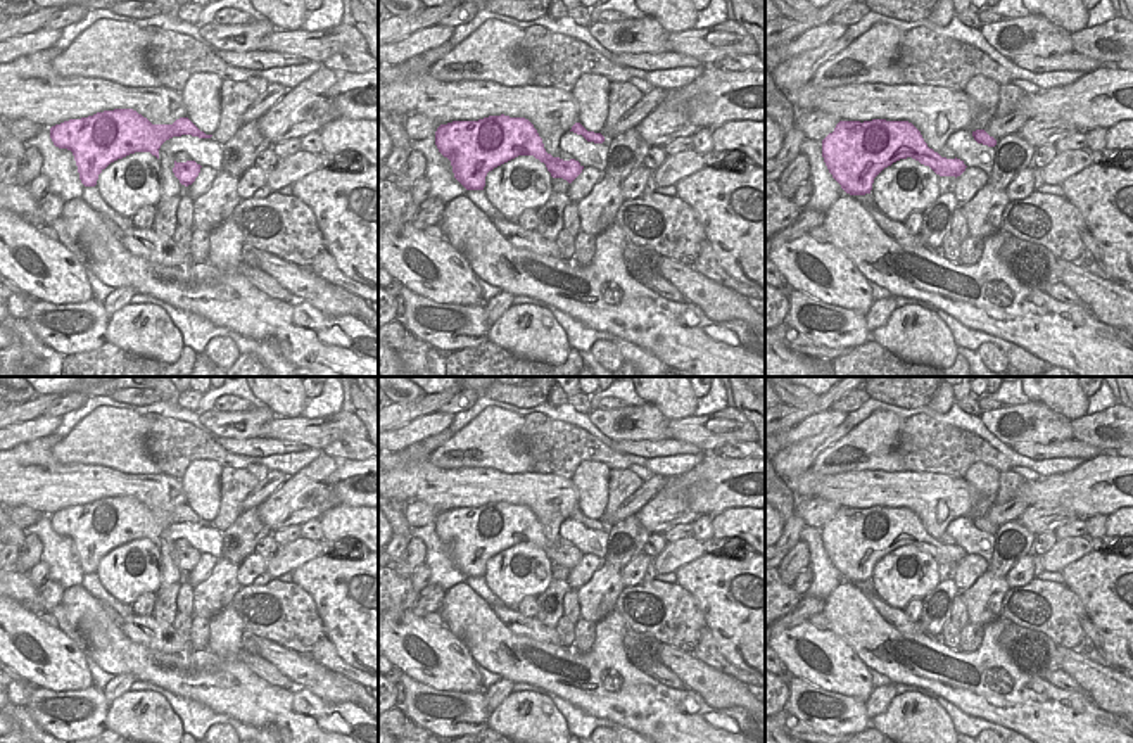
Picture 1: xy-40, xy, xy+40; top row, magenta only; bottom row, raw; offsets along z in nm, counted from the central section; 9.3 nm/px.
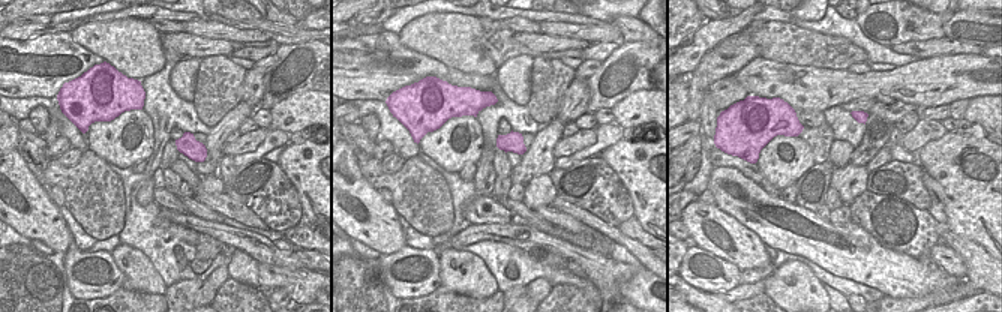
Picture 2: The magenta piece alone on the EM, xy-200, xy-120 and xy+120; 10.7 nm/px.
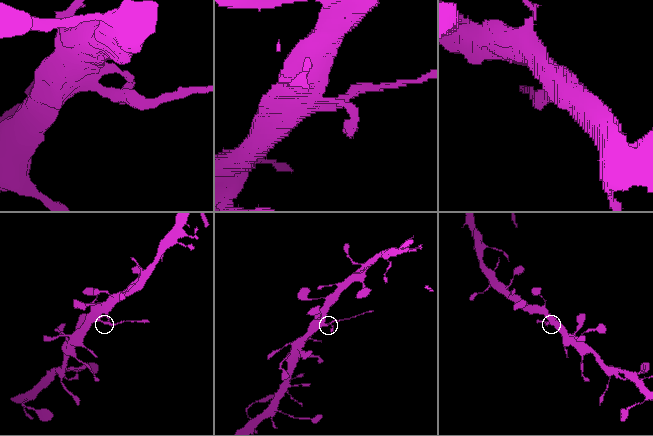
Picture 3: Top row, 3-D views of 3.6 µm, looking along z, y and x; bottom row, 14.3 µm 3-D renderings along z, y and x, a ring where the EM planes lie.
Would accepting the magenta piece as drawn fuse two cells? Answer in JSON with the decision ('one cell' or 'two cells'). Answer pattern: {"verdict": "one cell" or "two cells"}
{"verdict": "two cells"}

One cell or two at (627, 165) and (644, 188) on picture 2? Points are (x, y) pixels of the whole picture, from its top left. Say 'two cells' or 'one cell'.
one cell

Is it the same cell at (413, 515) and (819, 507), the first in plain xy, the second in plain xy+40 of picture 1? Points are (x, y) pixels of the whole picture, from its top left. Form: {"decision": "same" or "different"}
{"decision": "same"}

